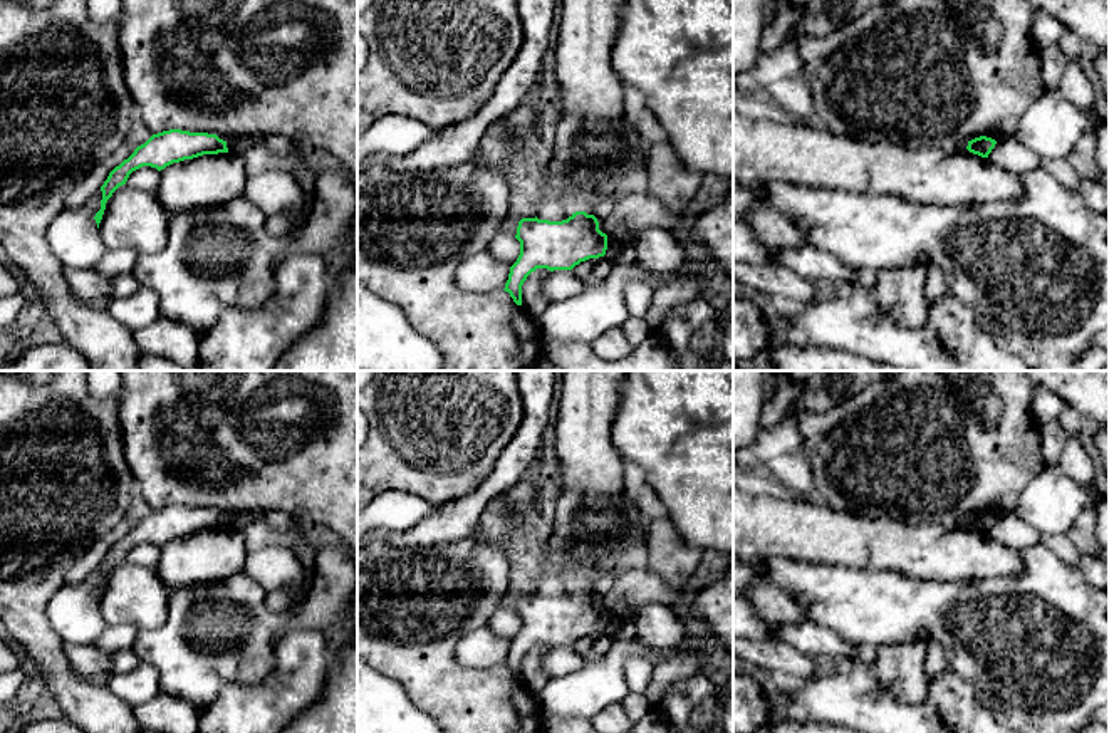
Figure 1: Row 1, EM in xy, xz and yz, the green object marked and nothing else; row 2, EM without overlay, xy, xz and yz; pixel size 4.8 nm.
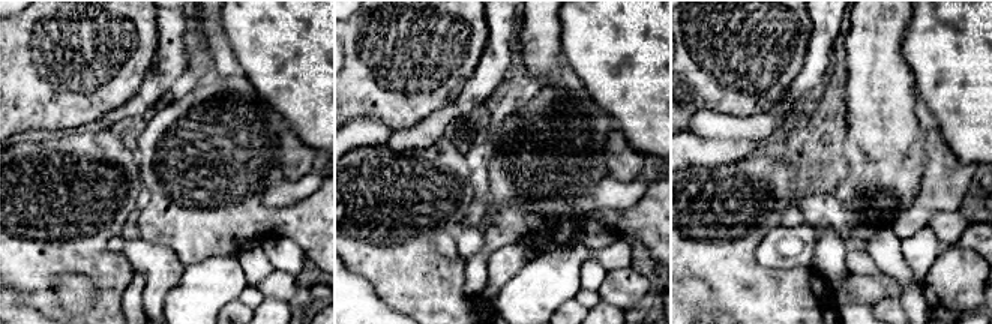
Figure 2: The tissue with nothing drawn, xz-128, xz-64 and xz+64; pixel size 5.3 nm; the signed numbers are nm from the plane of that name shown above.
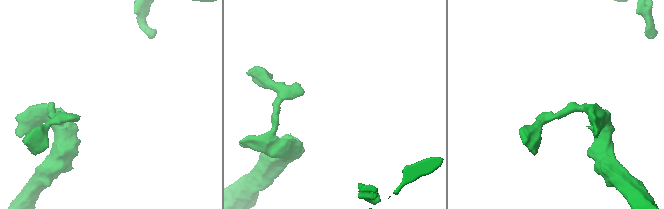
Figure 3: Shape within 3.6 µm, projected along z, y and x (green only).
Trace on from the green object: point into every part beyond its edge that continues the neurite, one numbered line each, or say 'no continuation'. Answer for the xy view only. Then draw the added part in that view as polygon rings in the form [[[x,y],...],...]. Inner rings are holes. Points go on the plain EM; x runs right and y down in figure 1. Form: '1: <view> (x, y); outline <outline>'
no continuation

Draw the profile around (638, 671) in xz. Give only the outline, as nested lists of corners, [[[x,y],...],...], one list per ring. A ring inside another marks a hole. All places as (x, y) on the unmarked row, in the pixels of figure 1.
[[[629,658],[624,666],[624,676],[631,693],[643,694],[648,691],[654,666],[644,658]]]

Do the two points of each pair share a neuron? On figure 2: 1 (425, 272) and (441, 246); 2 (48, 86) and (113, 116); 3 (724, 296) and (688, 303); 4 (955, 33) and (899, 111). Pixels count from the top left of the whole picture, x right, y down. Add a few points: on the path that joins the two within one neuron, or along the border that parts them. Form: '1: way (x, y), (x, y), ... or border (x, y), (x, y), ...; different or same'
1: border (432, 240), (432, 246), (441, 255), (459, 257); different
2: border (135, 93), (96, 120); different
3: border (686, 276), (701, 279), (707, 285), (706, 308); different
4: border (902, 56), (917, 93); different

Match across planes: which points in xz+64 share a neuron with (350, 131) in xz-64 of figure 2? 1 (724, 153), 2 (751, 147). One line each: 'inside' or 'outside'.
1: outside
2: outside

